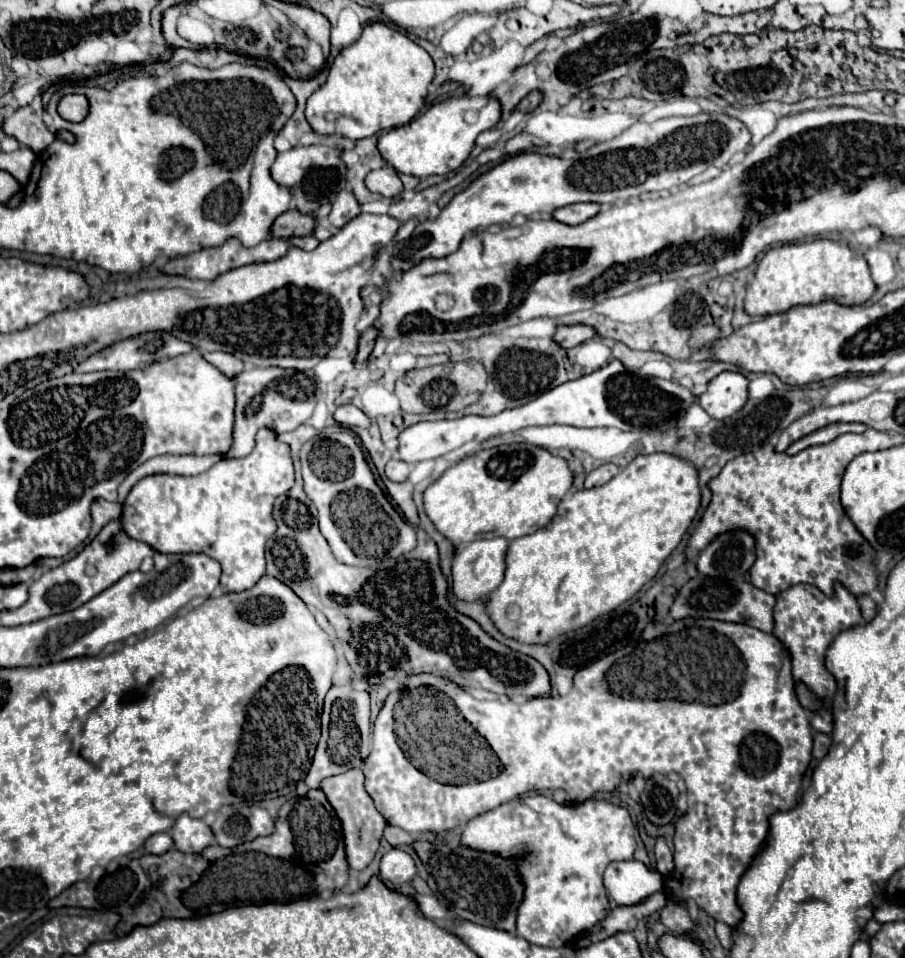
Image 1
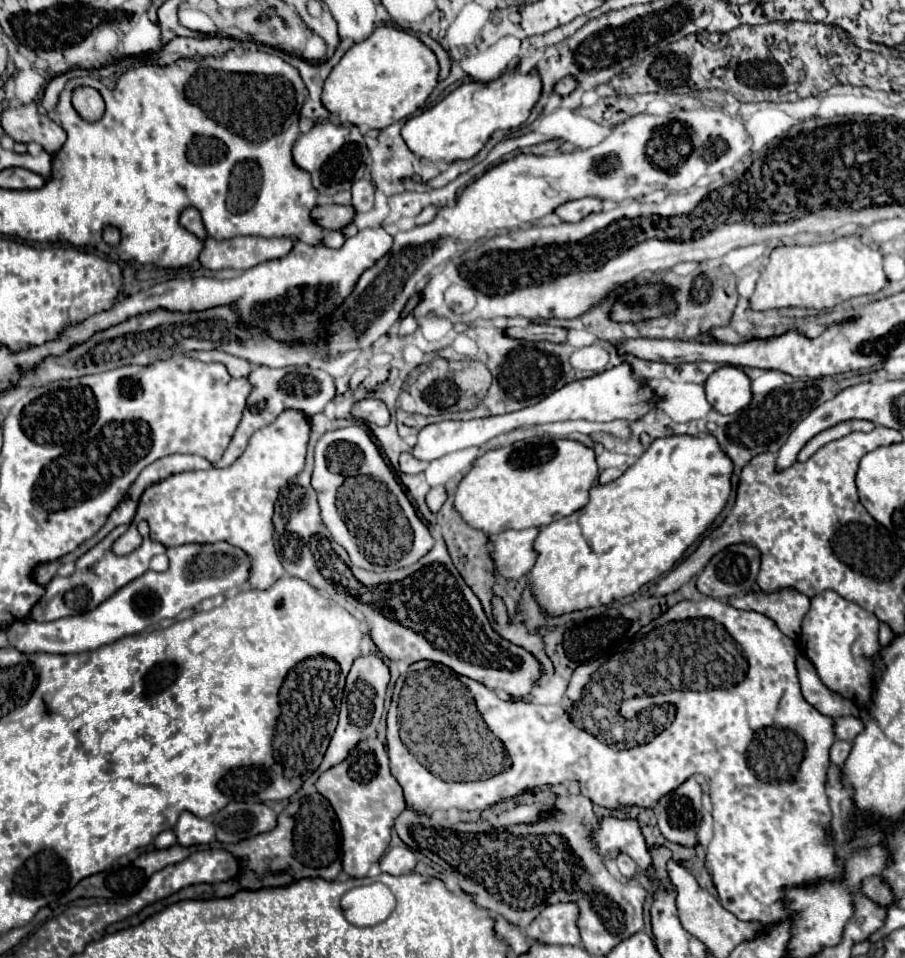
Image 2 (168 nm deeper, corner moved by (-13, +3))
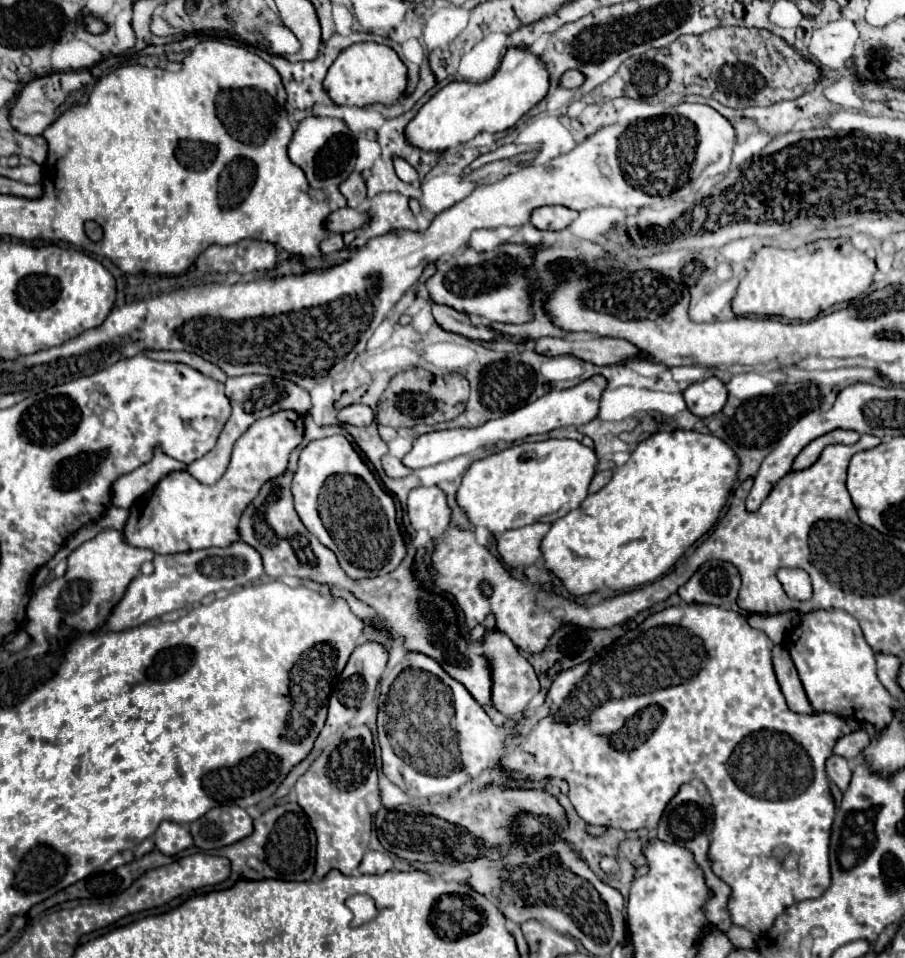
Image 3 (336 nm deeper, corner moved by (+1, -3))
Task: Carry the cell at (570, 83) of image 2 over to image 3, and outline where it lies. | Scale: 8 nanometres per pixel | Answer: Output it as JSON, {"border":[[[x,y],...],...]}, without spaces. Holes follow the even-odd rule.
{"border":[[[566,71],[562,77],[560,77],[560,85],[564,89],[576,89],[584,83],[584,75],[580,71]]]}

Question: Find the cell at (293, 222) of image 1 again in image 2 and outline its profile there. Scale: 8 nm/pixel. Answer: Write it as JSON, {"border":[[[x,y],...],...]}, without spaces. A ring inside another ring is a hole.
{"border":[[[318,205],[312,211],[312,217],[324,229],[344,229],[354,219],[352,205]]]}

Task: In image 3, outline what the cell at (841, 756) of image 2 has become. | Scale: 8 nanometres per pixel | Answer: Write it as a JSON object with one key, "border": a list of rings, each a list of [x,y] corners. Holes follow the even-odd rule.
{"border":[[[830,755],[828,761],[826,761],[826,773],[842,791],[848,787],[852,771],[850,771],[850,765],[848,765],[848,761],[844,757]]]}

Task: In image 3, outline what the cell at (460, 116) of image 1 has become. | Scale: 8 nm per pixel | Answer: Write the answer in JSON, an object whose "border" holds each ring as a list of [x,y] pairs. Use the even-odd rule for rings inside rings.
{"border":[[[508,49],[492,79],[484,83],[466,83],[466,81],[448,83],[428,103],[424,103],[424,107],[404,129],[404,135],[408,135],[408,143],[412,143],[414,147],[420,147],[422,151],[446,151],[462,143],[468,143],[478,133],[484,133],[484,131],[500,133],[514,127],[518,119],[524,113],[528,113],[546,93],[548,93],[548,73],[544,69],[544,63],[538,57],[532,57],[526,49]]]}

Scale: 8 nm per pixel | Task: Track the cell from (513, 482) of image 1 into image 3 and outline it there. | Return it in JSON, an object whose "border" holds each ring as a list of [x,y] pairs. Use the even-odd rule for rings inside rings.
{"border":[[[548,439],[508,447],[486,459],[474,461],[466,471],[458,491],[456,503],[468,517],[470,525],[486,527],[492,535],[504,533],[508,529],[520,529],[530,523],[552,523],[576,509],[588,495],[588,485],[596,473],[596,453],[572,439]]]}

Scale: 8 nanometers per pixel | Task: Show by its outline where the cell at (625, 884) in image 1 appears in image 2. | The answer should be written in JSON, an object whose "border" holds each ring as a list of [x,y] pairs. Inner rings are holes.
{"border":[[[620,853],[618,857],[616,857],[616,865],[618,865],[618,869],[620,869],[620,873],[624,875],[624,877],[634,877],[636,875],[636,863],[626,855],[626,853]]]}

